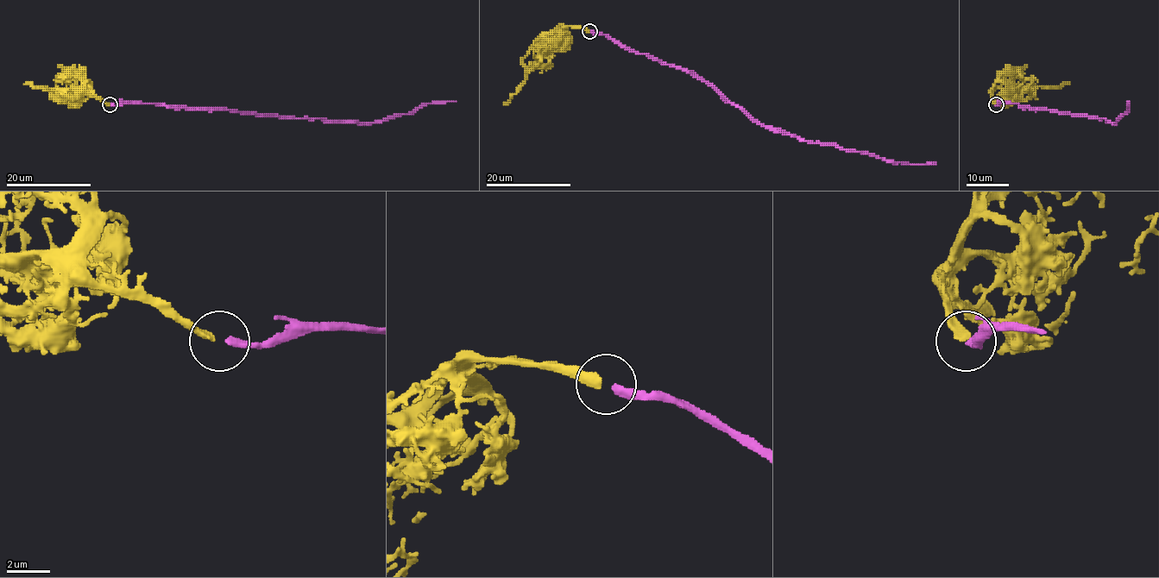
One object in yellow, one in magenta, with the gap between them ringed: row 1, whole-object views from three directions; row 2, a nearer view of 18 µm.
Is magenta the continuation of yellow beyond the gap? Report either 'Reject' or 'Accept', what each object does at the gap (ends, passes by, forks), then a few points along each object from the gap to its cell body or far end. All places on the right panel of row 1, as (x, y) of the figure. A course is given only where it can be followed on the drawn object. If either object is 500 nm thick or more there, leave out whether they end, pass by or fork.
Accept. At the ring yellow ends. At the ring magenta ends. Course of yellow: (996, 105), (992, 93), (998, 88), (1058, 88), (1065, 84), (1069, 84). Course of magenta: (996, 105), (1016, 103), (1029, 108), (1104, 119), (1113, 122), (1126, 111), (1127, 101)

